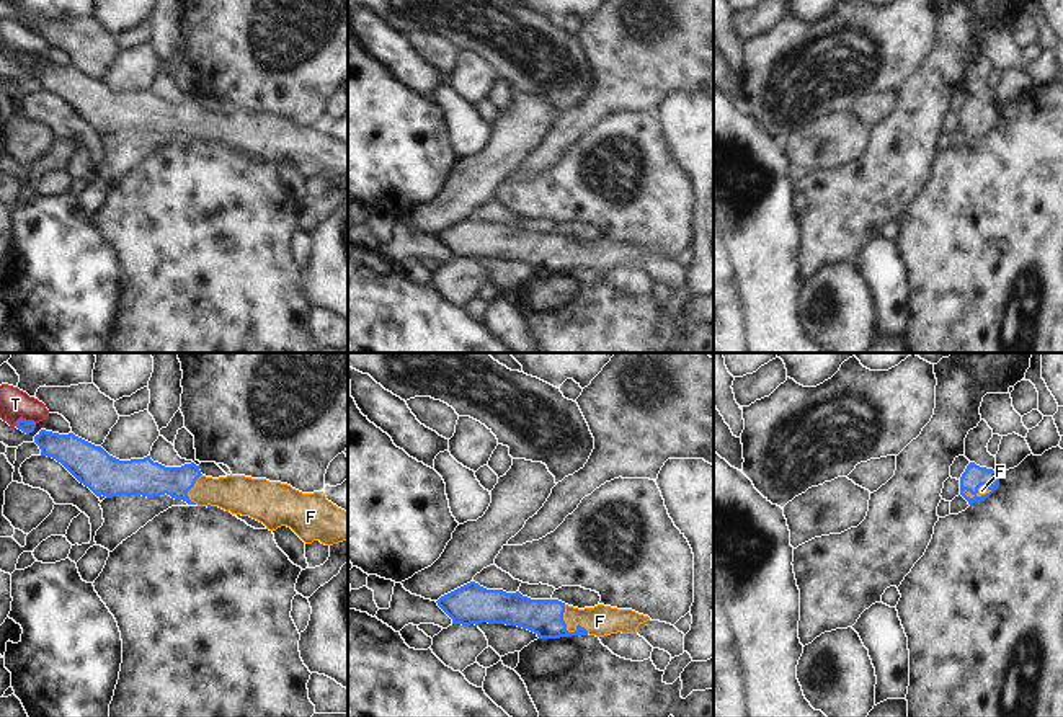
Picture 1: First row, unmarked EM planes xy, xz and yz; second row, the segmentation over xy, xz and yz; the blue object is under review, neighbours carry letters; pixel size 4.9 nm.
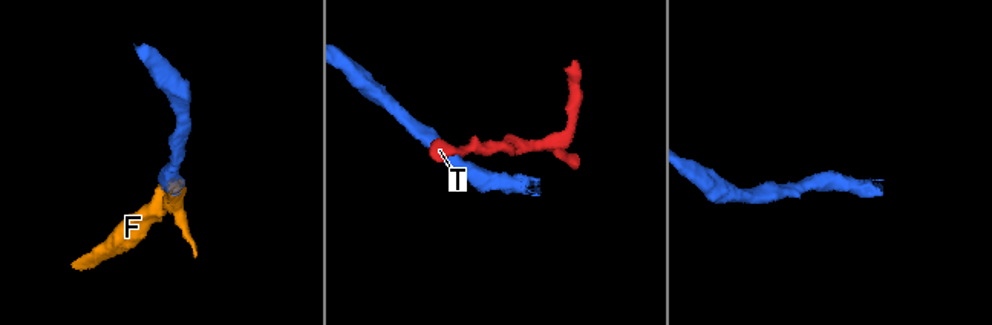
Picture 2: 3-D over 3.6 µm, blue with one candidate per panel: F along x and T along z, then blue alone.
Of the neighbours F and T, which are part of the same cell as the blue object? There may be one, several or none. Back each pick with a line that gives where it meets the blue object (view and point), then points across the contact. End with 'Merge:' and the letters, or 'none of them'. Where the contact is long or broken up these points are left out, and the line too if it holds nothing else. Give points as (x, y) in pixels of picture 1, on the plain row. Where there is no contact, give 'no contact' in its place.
F: xz (565, 263) | across xz (544, 252), (555, 253), (565, 263), (573, 255), (600, 255)
Merge: F

